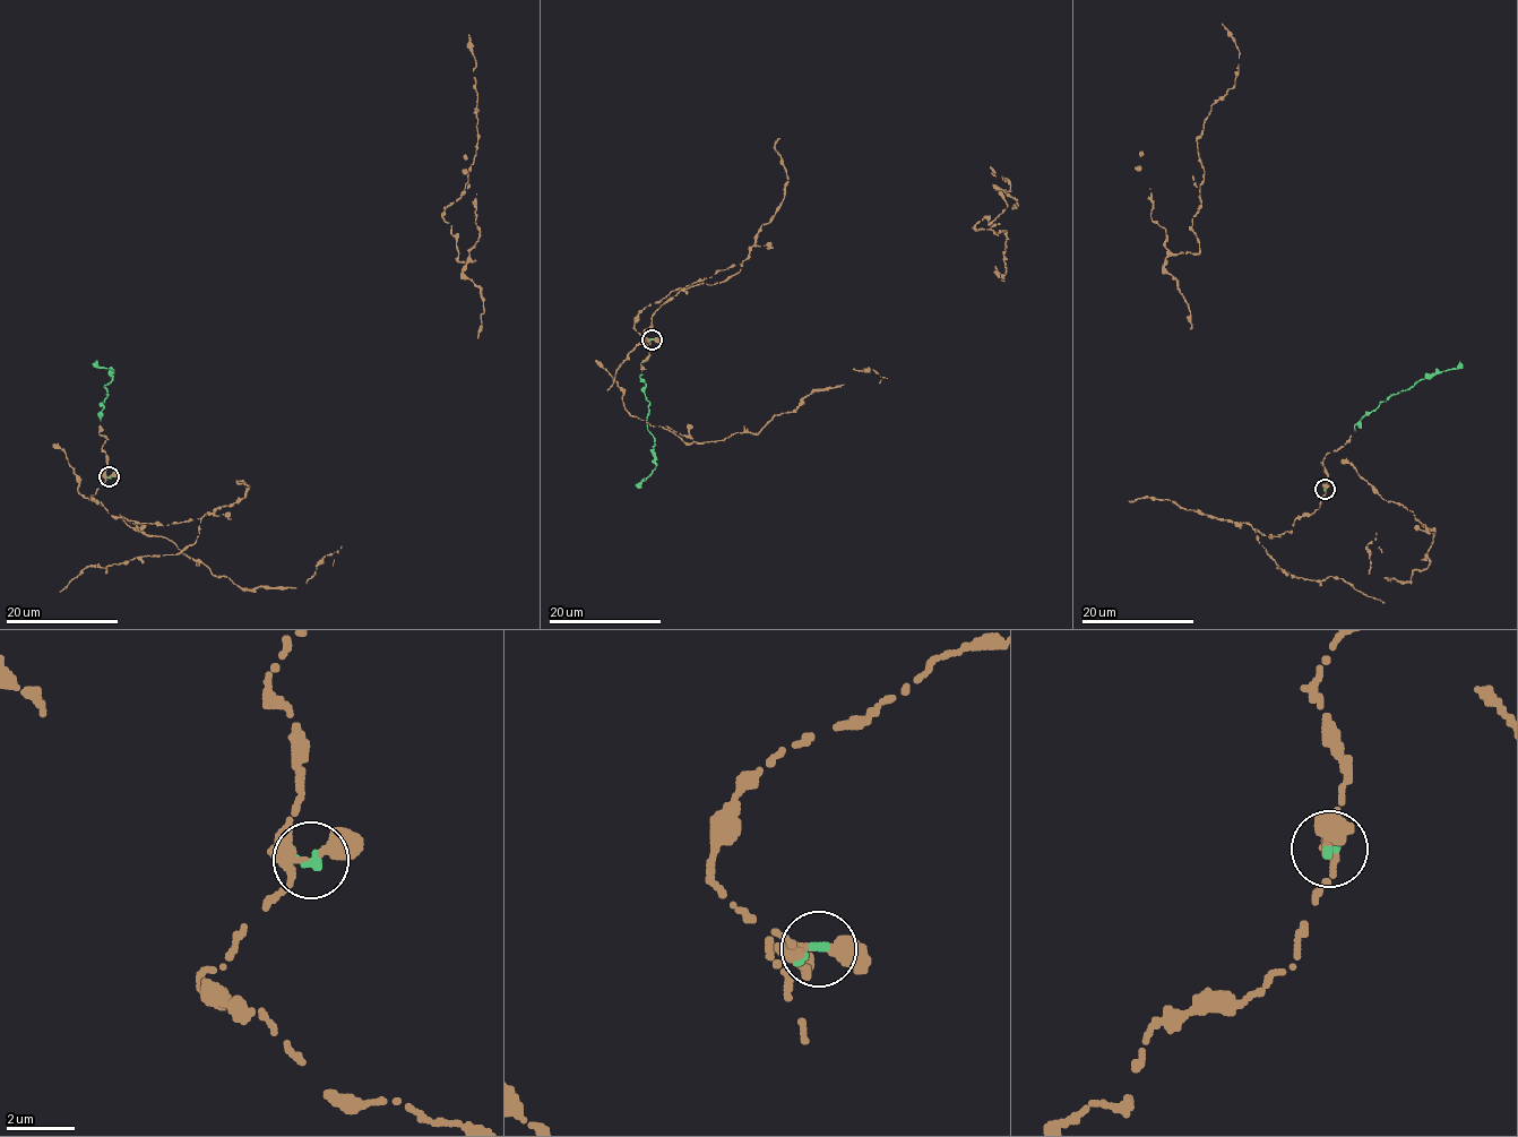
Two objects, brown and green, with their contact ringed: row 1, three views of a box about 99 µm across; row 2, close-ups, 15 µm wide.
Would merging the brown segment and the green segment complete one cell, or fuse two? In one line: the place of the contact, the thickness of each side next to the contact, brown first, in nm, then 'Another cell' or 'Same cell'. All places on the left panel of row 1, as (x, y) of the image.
Place: (109, 476). Thickness 260 nm (brown) against 280 nm. Same cell

